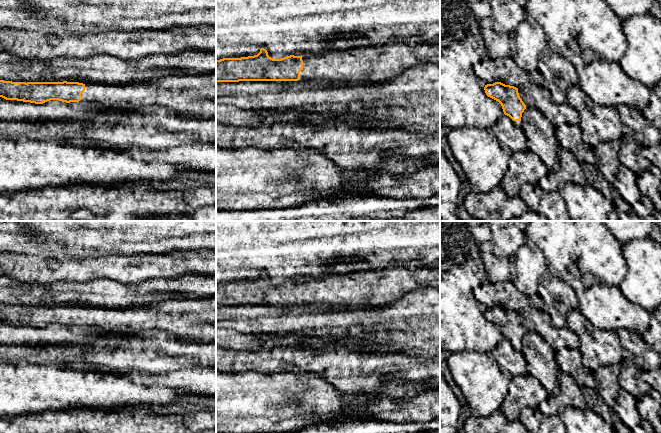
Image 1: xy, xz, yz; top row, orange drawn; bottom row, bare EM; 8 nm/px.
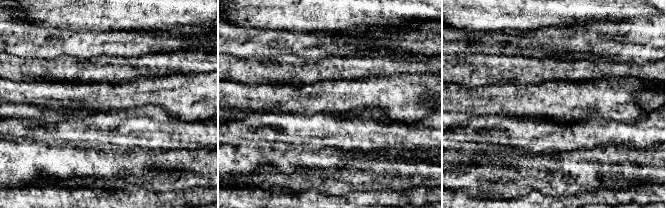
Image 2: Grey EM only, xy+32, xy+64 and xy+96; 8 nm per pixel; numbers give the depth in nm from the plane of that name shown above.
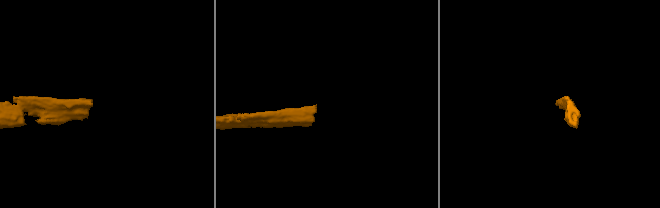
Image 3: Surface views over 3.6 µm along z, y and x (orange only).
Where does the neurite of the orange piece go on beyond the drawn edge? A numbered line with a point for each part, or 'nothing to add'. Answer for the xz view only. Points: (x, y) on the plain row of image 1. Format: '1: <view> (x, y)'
1: xz (345, 284)

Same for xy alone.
1: xy (194, 320)

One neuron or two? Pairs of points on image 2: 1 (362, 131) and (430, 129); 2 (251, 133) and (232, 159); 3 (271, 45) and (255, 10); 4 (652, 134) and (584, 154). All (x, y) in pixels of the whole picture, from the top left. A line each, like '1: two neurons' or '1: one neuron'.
1: one neuron
2: two neurons
3: two neurons
4: two neurons

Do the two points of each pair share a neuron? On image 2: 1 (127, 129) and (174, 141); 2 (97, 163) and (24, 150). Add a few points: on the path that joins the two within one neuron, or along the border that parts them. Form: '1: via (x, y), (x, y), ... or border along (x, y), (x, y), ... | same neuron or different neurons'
1: via (139, 129), (162, 131) | same neuron
2: via (79, 163), (42, 163) | same neuron

